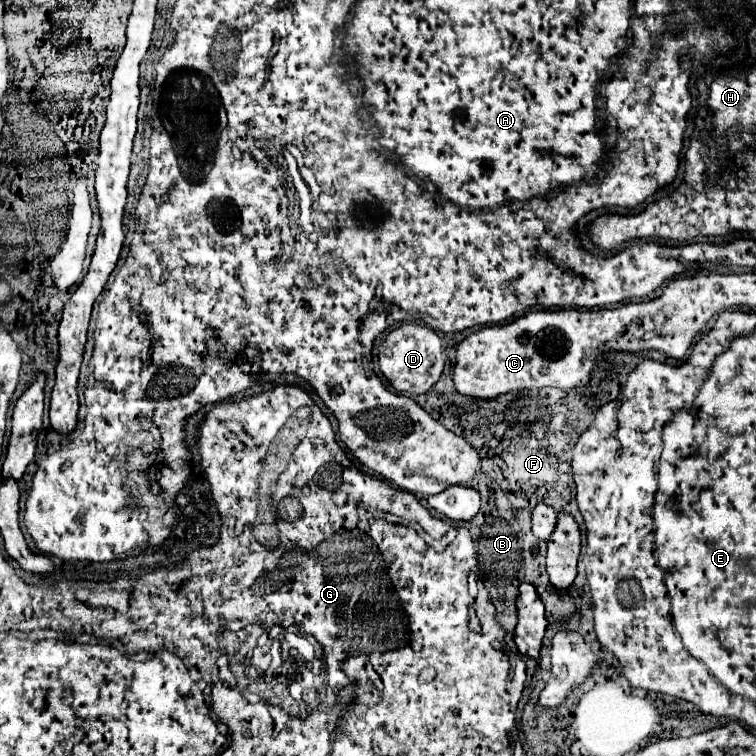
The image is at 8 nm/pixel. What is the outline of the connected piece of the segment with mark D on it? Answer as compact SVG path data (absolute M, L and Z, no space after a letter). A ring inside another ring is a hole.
M404 324L396 330L392 330L384 342L378 348L378 360L380 370L392 384L396 392L404 394L424 394L428 392L440 378L444 370L444 352L442 352L442 340L438 334L430 328L418 326L418 324Z

